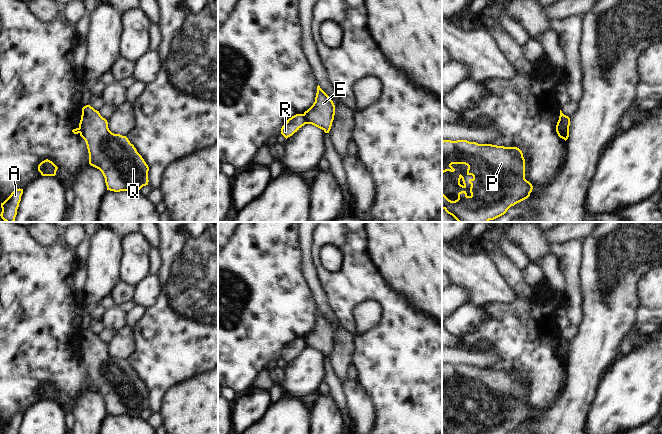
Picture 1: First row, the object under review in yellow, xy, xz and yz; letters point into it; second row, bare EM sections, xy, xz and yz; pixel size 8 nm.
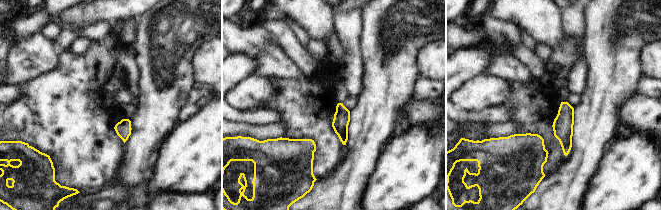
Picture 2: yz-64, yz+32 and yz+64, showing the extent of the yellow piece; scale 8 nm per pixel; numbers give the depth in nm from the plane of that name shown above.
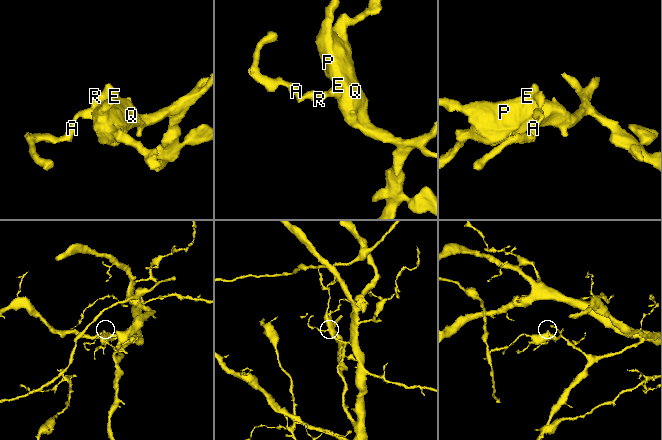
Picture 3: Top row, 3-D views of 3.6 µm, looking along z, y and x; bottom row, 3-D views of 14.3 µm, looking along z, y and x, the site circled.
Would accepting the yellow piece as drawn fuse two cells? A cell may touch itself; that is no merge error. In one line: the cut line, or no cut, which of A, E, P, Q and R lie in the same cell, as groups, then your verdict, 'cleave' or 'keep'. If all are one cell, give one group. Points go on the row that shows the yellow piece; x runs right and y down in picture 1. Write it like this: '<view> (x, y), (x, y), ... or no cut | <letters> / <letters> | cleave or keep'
yz (563, 126), (560, 134), (564, 138) | A R / E P Q | cleave

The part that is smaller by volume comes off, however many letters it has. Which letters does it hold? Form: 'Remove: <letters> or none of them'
Remove: A, R

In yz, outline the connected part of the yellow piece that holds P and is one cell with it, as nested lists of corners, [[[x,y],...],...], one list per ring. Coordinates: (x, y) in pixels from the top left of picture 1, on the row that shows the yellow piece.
[[[443,140],[442,141],[442,174],[446,171],[454,172],[452,164],[465,164],[468,166],[467,175],[472,175],[469,179],[471,184],[468,196],[466,191],[458,193],[458,199],[449,200],[442,193],[442,209],[452,215],[458,222],[488,222],[504,215],[507,210],[515,204],[527,199],[532,192],[532,184],[525,179],[525,159],[522,151],[517,147],[504,147],[492,144],[478,144],[467,140]]]

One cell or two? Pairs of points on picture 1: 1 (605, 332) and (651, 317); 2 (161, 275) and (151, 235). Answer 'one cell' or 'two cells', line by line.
1: two cells
2: two cells

